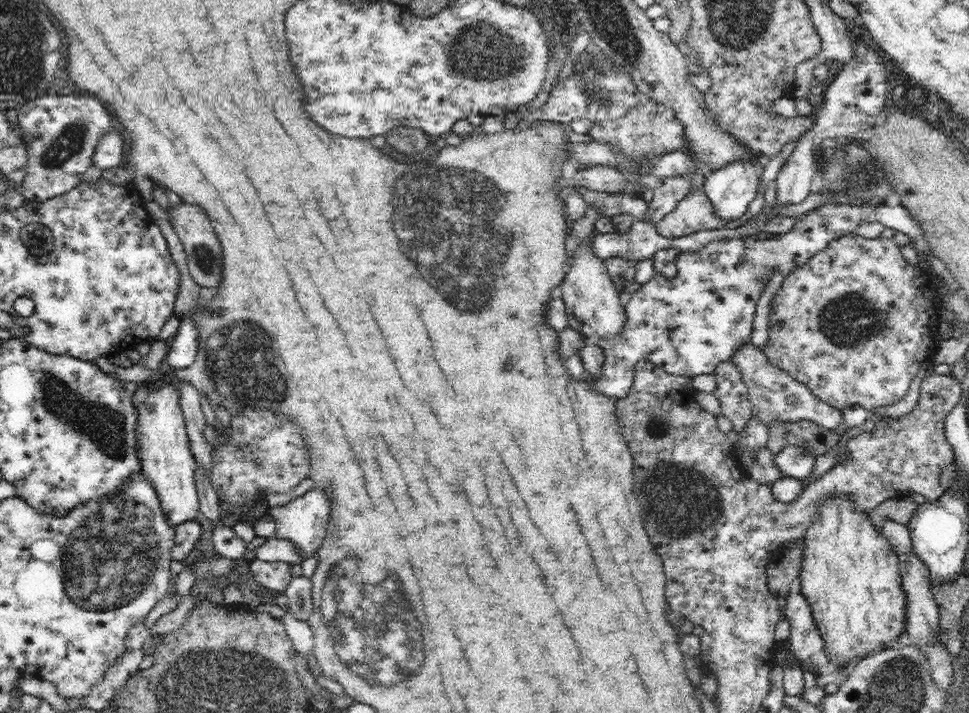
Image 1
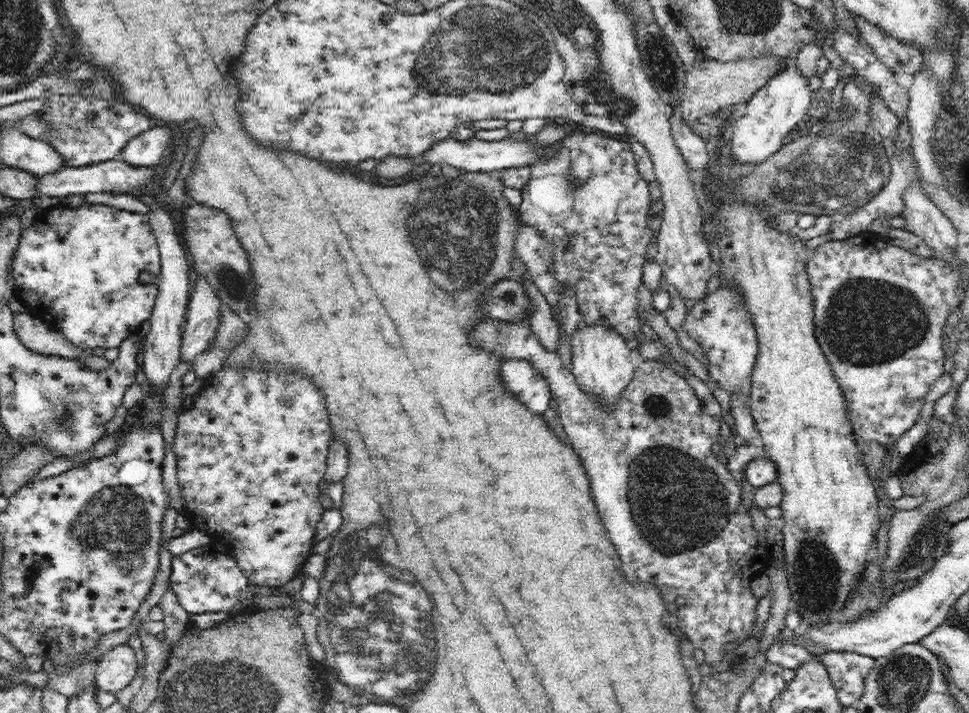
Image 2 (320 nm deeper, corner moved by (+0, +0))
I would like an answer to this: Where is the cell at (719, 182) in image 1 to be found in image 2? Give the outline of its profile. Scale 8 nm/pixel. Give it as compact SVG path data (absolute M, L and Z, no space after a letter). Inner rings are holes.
M785 59L785 71L775 76L764 88L761 88L742 109L737 112L732 130L730 131L731 146L728 150L728 156L735 166L741 169L743 166L758 166L766 162L779 152L780 142L784 134L790 128L794 128L804 120L810 104L811 91L807 88L807 80L802 77L795 68L795 59Z

